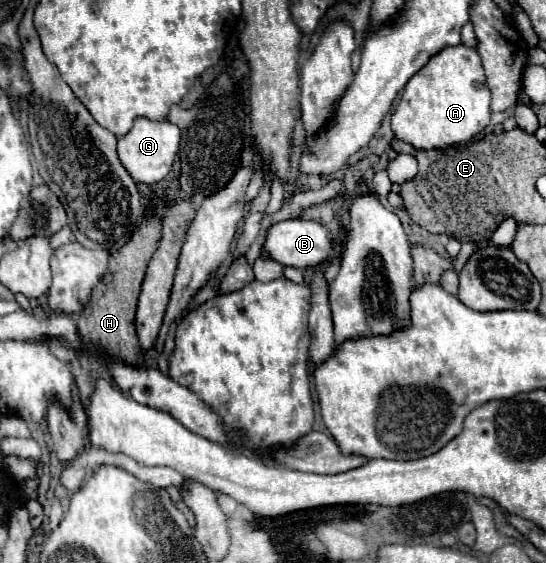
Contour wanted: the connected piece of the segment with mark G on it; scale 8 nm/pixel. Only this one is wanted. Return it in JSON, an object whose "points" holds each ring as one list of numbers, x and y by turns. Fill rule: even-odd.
{"points":[[138,117,134,121,134,127,130,129,130,133,126,133,124,137,118,139,118,155,120,155,122,165,128,169,128,173,132,175,132,179,136,183,154,185,172,171,172,163,178,153,178,145,180,145,180,129,174,123,150,121,146,117]]}

